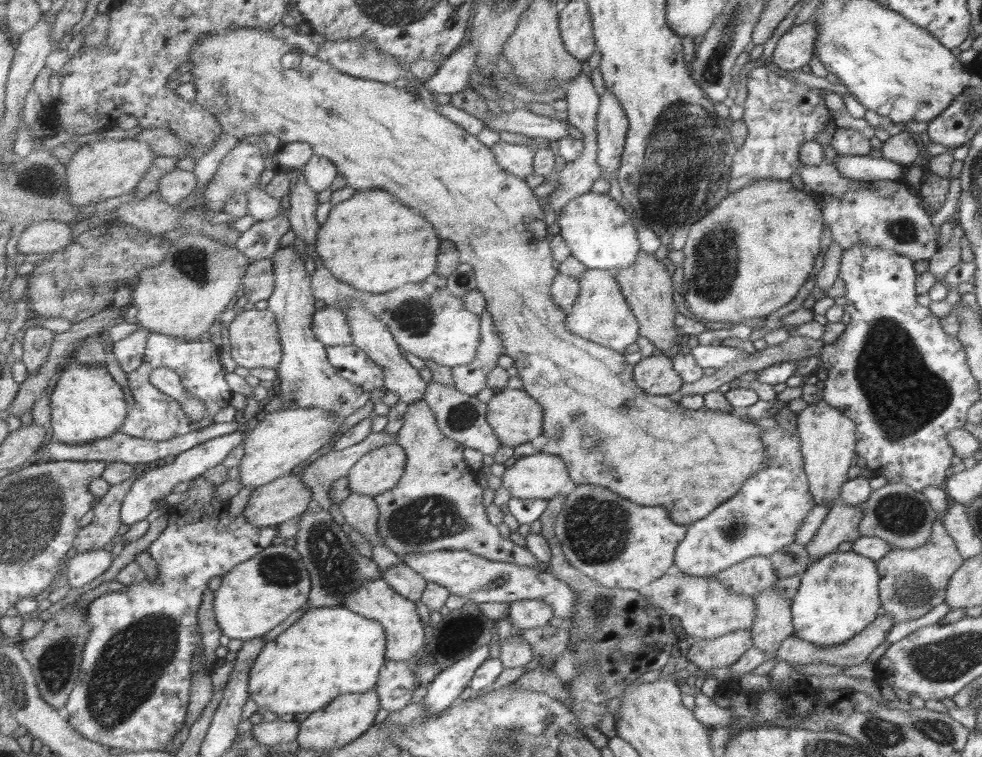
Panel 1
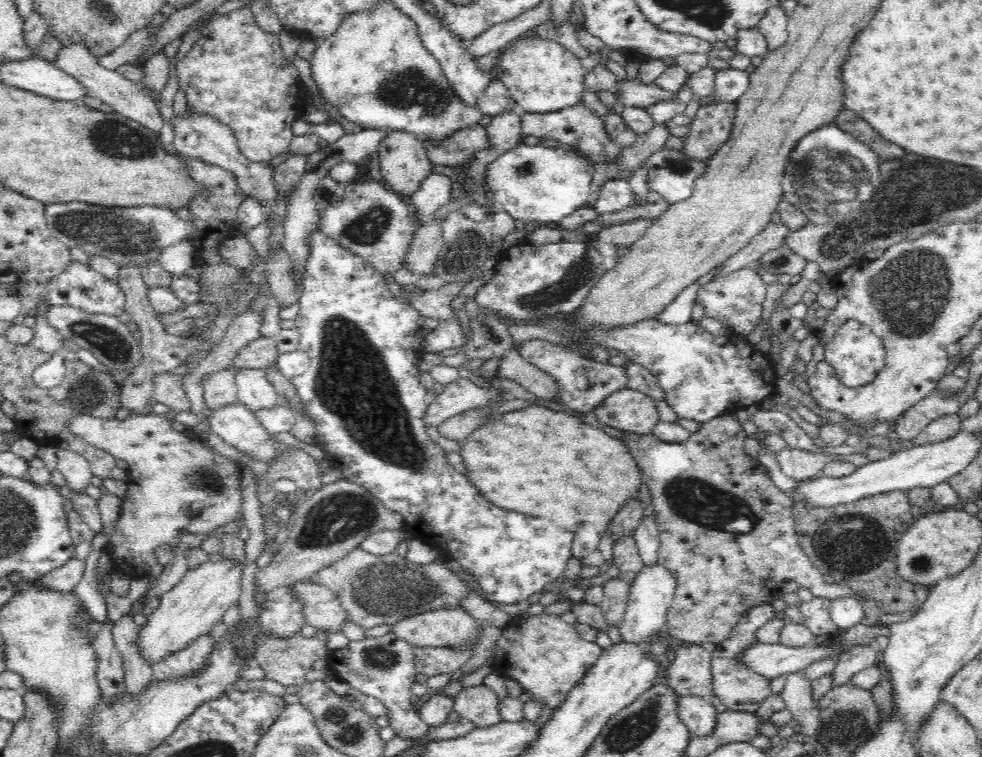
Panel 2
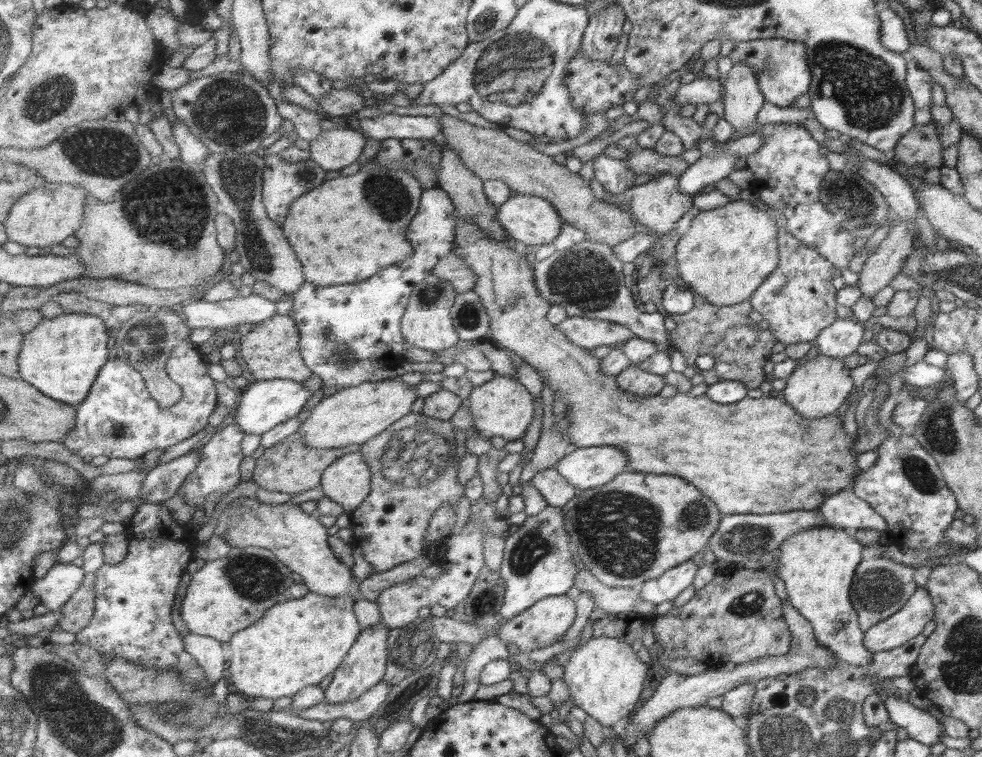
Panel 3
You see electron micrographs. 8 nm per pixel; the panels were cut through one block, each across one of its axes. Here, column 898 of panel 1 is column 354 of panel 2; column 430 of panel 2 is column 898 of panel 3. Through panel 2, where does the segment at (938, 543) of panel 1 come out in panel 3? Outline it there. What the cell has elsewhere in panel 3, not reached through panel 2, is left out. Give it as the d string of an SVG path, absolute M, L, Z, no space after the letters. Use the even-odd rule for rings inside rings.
M883 557L859 561L851 579L848 597L857 616L860 632L865 633L873 625L899 611L900 606L903 606L916 589L912 579L913 569L913 567Z

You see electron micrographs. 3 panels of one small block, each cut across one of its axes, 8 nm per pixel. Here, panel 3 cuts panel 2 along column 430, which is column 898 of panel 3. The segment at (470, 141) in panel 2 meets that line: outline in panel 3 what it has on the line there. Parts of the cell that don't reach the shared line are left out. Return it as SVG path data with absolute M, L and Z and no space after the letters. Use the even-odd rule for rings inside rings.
M931 124L913 125L893 150L895 161L907 168L919 166L929 170L943 165L939 136Z

